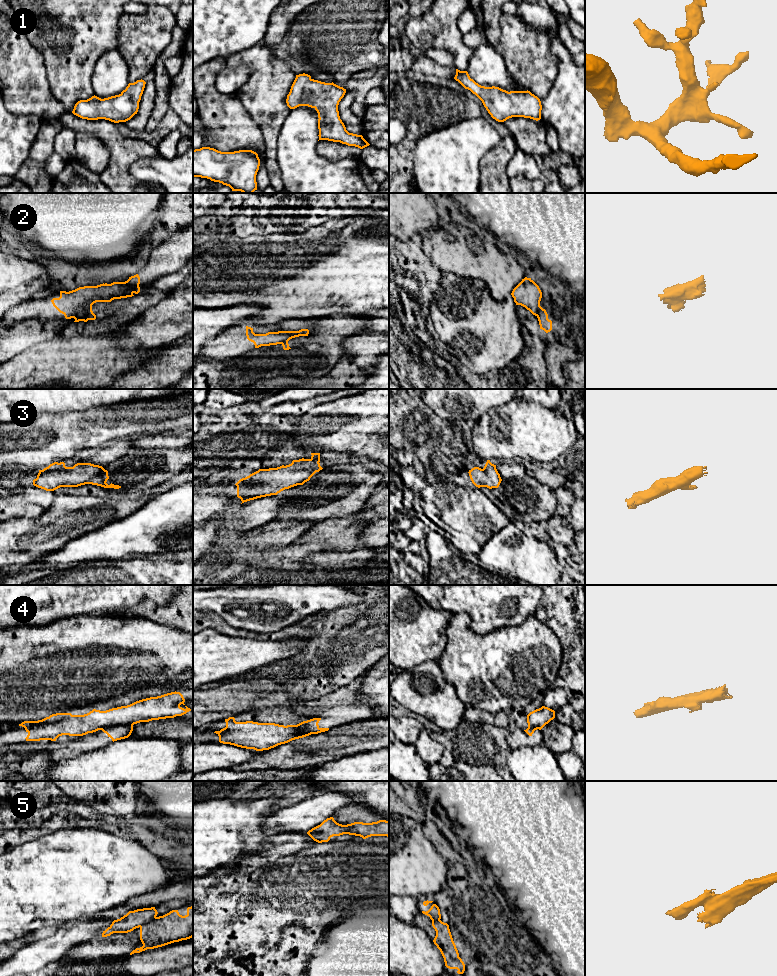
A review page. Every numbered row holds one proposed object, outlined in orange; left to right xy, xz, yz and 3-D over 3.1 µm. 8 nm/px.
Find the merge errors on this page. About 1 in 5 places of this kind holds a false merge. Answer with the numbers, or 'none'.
2, 4, 5

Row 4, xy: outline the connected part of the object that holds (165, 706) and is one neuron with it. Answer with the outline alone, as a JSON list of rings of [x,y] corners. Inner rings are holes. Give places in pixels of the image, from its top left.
[[[175,691],[106,711],[93,709],[84,715],[56,713],[42,720],[24,721],[19,726],[28,733],[26,741],[56,741],[62,735],[83,736],[103,728],[182,716],[191,711],[184,702],[183,695]]]

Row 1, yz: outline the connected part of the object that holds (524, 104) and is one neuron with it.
[[[458,69],[454,79],[475,94],[491,117],[498,122],[504,122],[512,117],[524,117],[536,121],[541,119],[541,101],[528,90],[508,92],[495,86],[481,86],[470,78],[467,71]]]

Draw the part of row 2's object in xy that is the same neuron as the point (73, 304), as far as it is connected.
[[[136,274],[125,282],[84,286],[69,292],[60,291],[60,297],[53,298],[51,302],[66,319],[81,318],[96,302],[111,302],[114,299],[132,297],[134,293],[138,294],[139,284],[140,277]]]

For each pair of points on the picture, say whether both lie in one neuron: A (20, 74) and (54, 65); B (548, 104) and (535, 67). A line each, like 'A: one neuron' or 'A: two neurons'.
A: two neurons
B: two neurons

